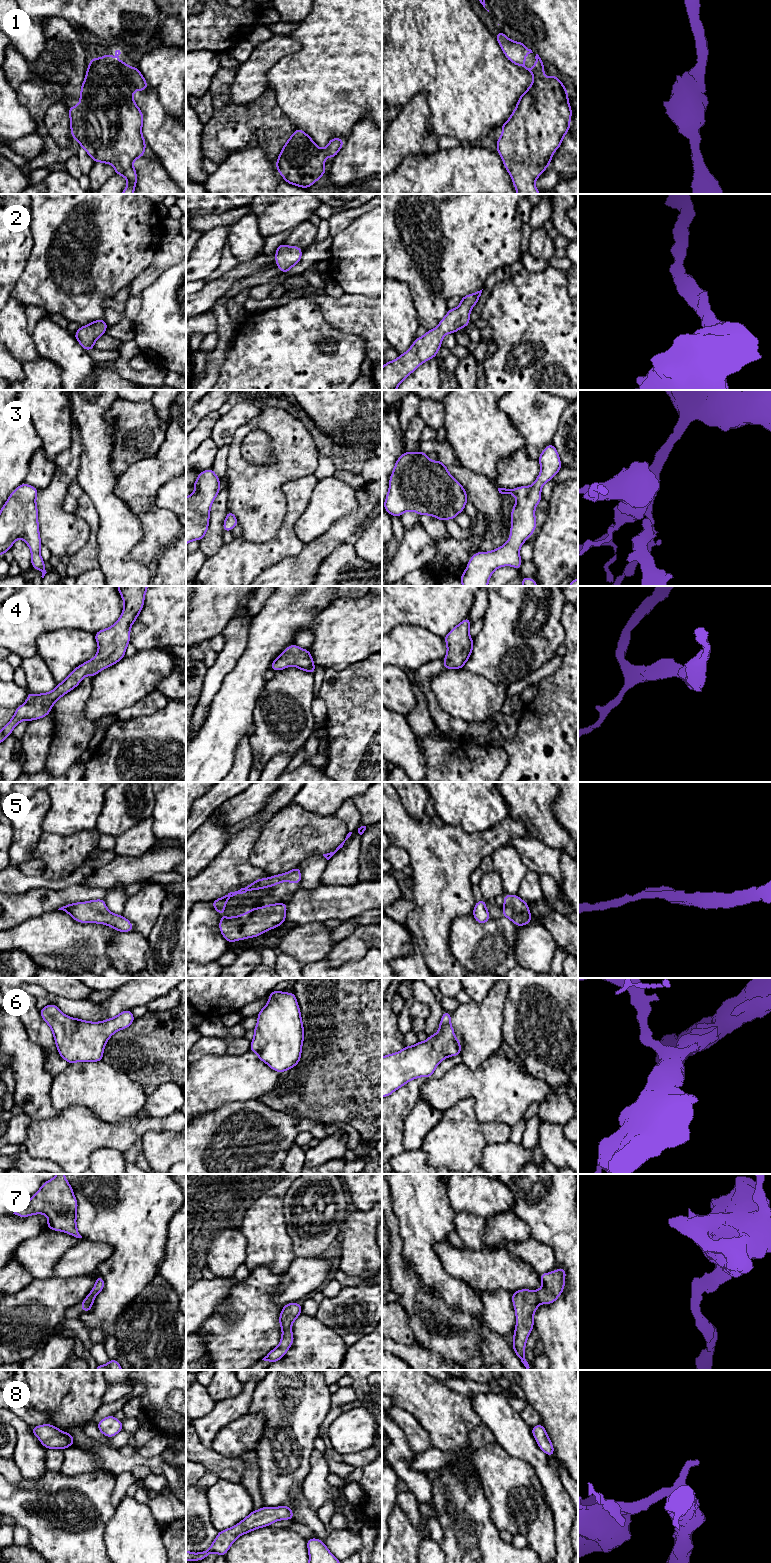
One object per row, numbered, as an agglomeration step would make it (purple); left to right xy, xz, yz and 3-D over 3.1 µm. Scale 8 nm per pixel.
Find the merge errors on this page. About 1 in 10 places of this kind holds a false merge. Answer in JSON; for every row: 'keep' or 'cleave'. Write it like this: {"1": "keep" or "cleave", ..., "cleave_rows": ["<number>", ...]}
{"1": "keep", "2": "keep", "3": "keep", "4": "keep", "5": "keep", "6": "keep", "7": "keep", "8": "keep", "cleave_rows": []}

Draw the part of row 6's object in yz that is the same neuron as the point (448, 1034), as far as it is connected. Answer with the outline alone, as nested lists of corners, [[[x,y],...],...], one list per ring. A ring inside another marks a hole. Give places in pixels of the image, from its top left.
[[[444,1011],[437,1033],[428,1036],[424,1042],[418,1041],[414,1046],[405,1046],[399,1052],[382,1057],[382,1097],[390,1096],[395,1090],[404,1086],[410,1080],[419,1077],[432,1077],[438,1064],[446,1057],[461,1054],[461,1043],[455,1037],[450,1021],[451,1013]]]

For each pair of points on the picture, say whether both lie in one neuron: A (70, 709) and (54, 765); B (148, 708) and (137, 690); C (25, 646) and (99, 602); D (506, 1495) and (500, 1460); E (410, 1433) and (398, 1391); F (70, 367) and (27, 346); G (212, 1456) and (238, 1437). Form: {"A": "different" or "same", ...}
{"A": "same", "B": "different", "C": "same", "D": "same", "E": "different", "F": "different", "G": "different"}

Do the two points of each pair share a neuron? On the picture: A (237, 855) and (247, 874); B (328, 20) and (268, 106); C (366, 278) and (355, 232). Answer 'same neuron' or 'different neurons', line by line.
A: same neuron
B: different neurons
C: same neuron

